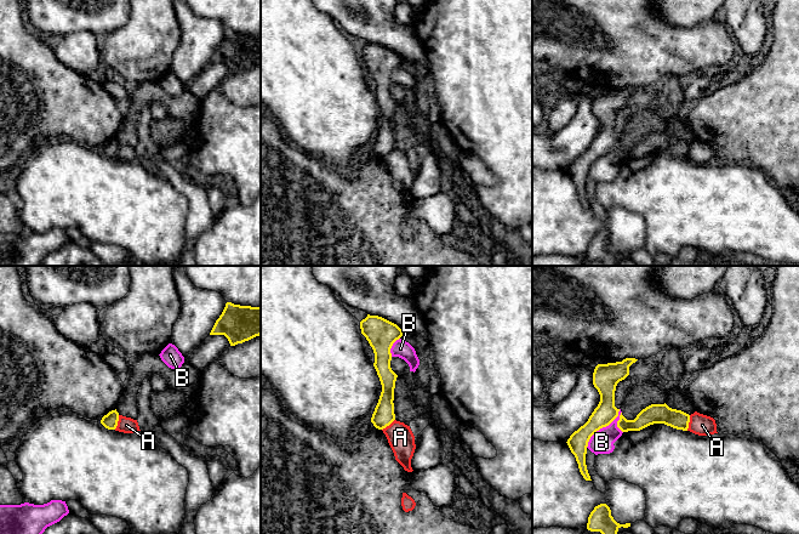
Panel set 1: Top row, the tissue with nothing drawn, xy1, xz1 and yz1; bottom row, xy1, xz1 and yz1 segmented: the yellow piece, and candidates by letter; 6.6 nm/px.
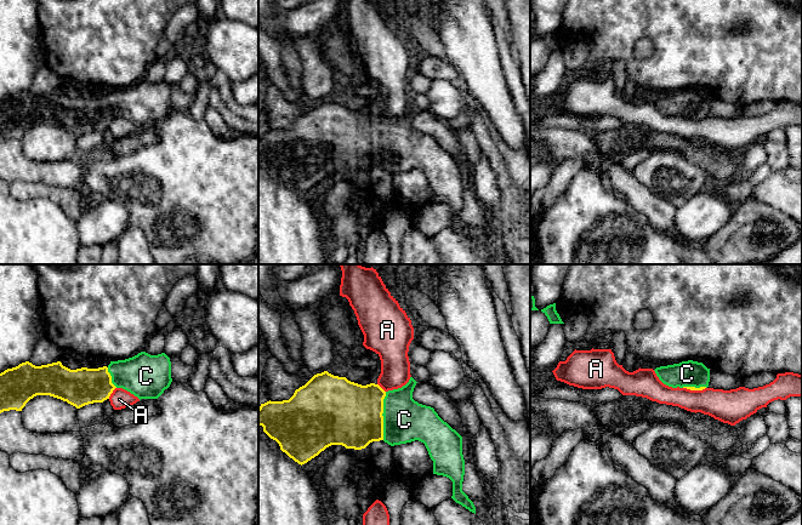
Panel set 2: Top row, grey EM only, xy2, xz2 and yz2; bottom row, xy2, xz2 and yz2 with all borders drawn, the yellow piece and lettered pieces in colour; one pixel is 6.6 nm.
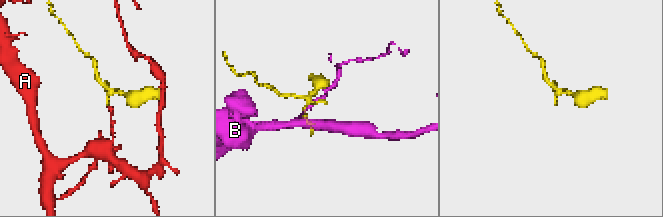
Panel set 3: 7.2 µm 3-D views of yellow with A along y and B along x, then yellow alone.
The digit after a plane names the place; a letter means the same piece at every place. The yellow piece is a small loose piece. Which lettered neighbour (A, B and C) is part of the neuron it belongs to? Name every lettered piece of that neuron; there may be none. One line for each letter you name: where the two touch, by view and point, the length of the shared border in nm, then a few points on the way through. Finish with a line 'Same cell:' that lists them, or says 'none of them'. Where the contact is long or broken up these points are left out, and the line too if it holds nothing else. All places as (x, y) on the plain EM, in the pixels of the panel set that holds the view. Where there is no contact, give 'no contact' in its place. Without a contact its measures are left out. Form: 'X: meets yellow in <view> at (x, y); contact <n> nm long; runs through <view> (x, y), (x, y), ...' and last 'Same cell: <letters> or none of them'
C: meets yellow in xz2 at (382, 144); contact 320 nm long; runs through xz2 (347, 142), (382, 144), (404, 148)
Same cell: C

